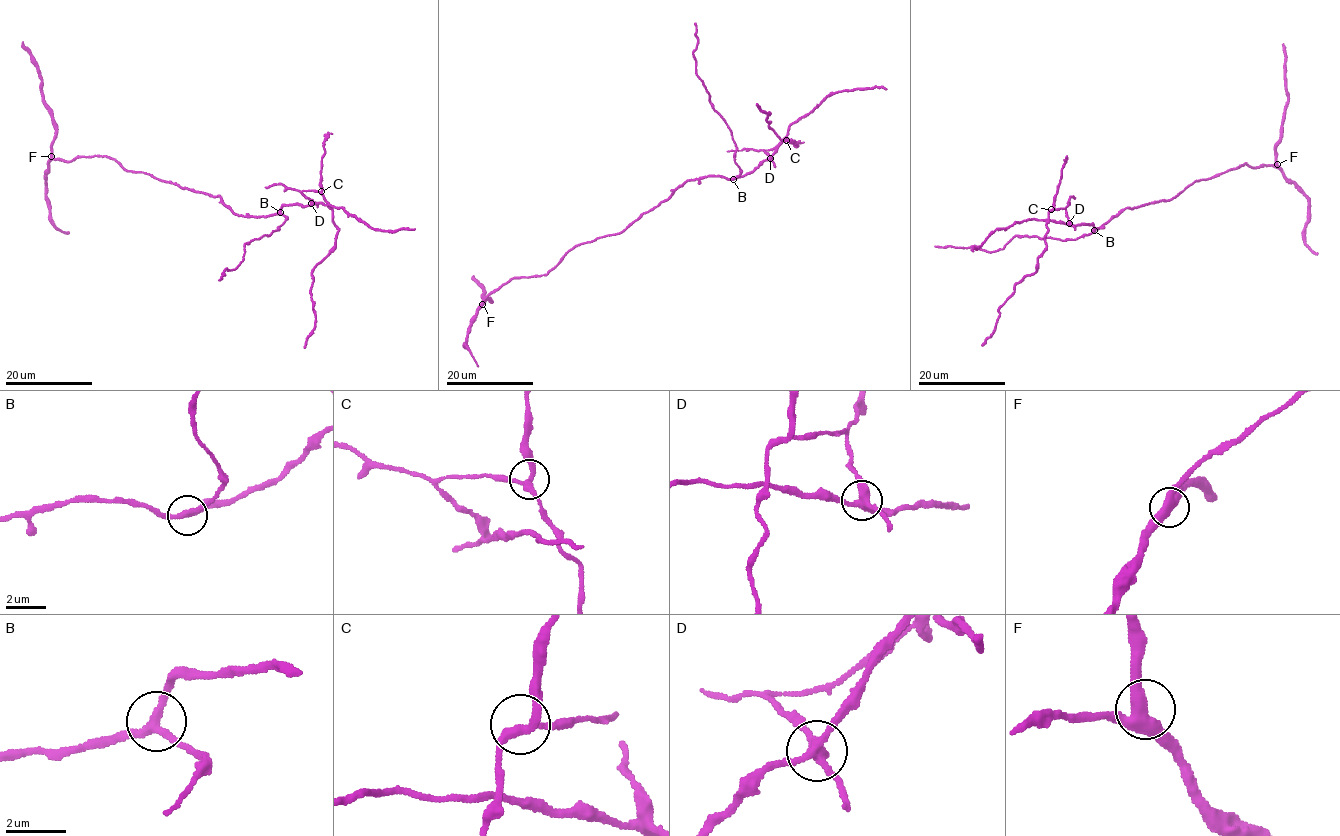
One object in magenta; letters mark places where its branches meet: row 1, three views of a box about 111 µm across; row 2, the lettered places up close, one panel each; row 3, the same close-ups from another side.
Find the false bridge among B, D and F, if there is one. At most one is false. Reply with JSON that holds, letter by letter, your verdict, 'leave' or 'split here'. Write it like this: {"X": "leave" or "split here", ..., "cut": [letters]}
{"B": "leave", "D": "split here", "F": "leave", "cut": ["D"]}

